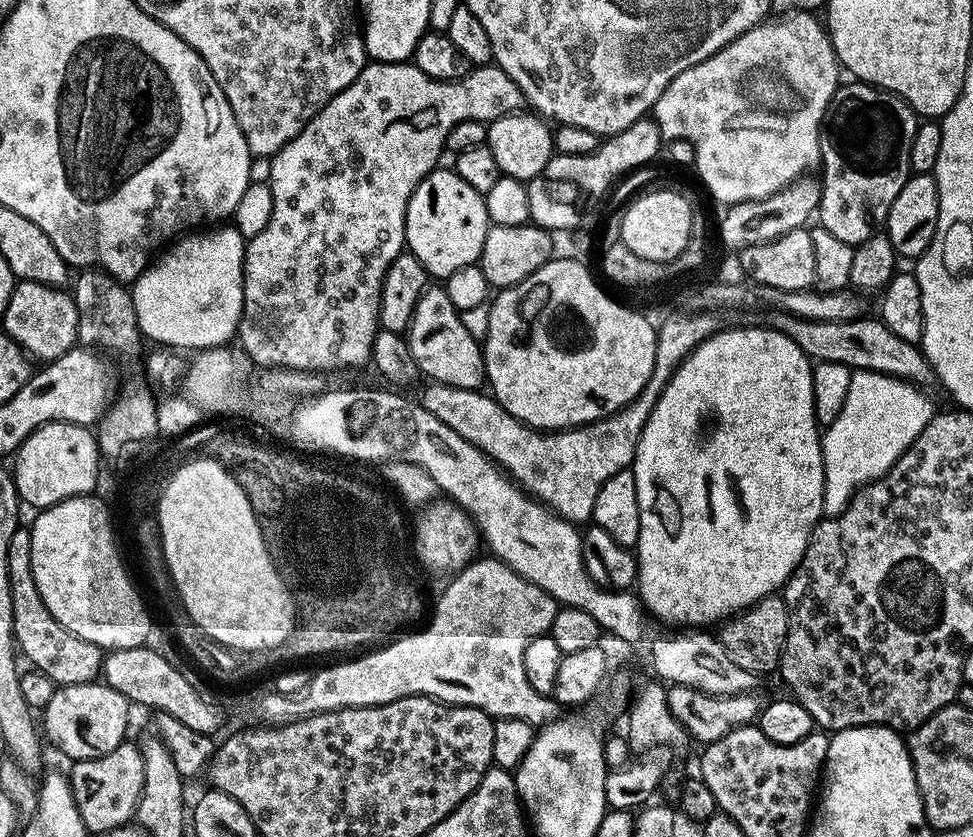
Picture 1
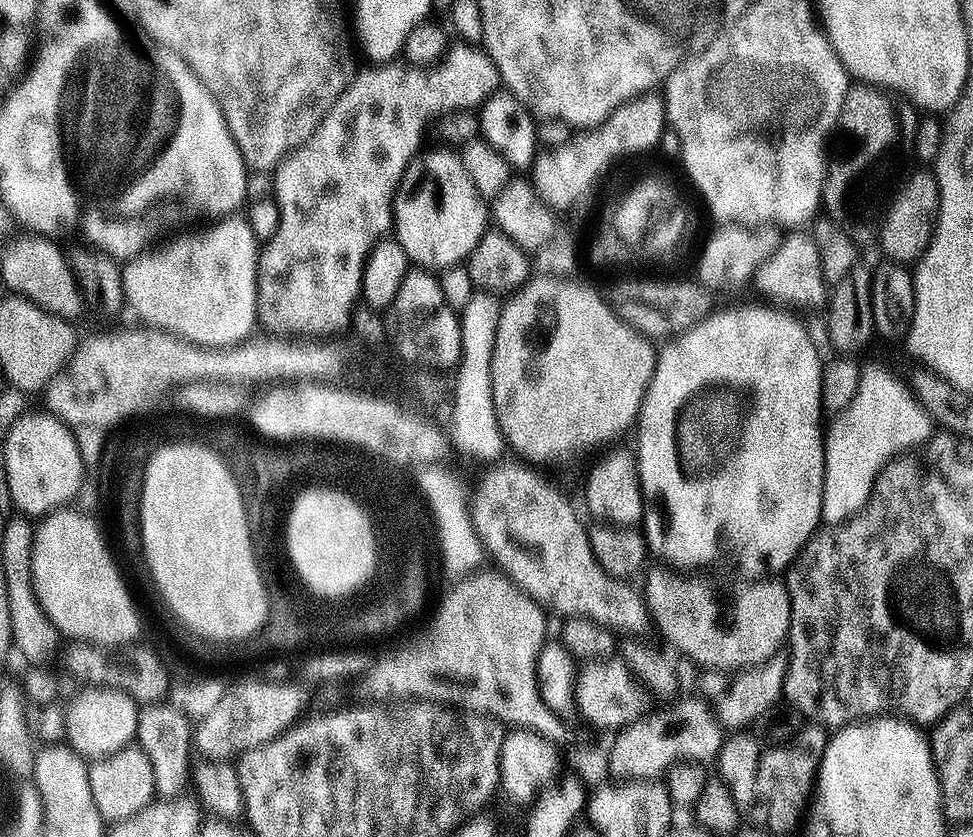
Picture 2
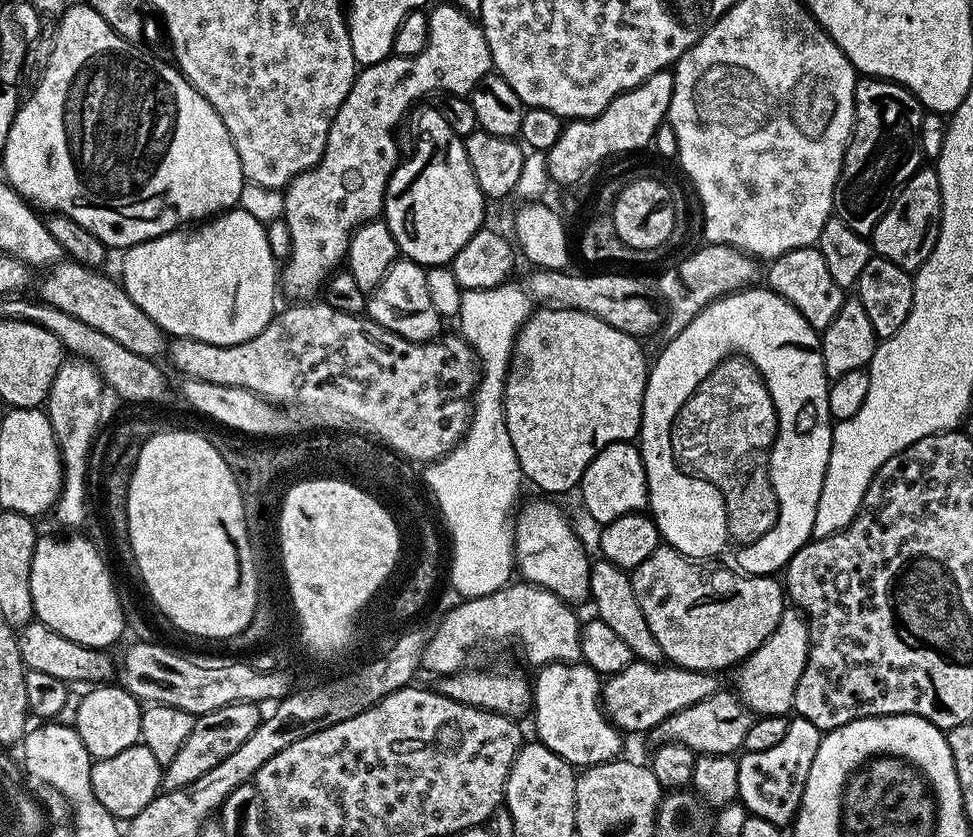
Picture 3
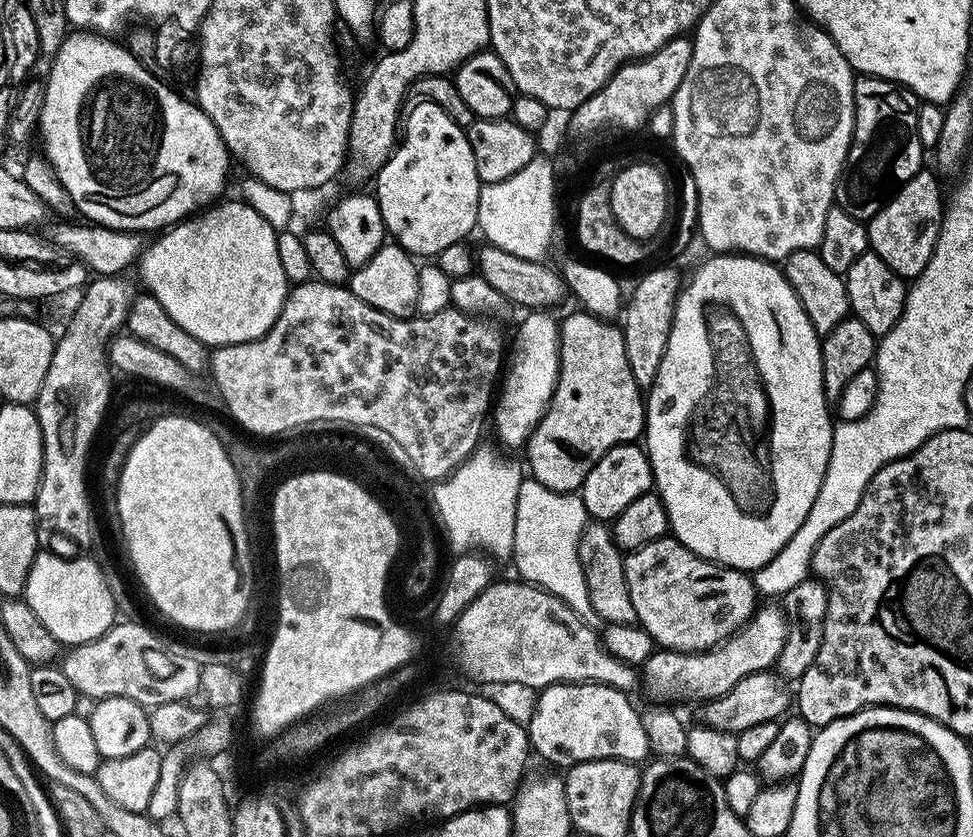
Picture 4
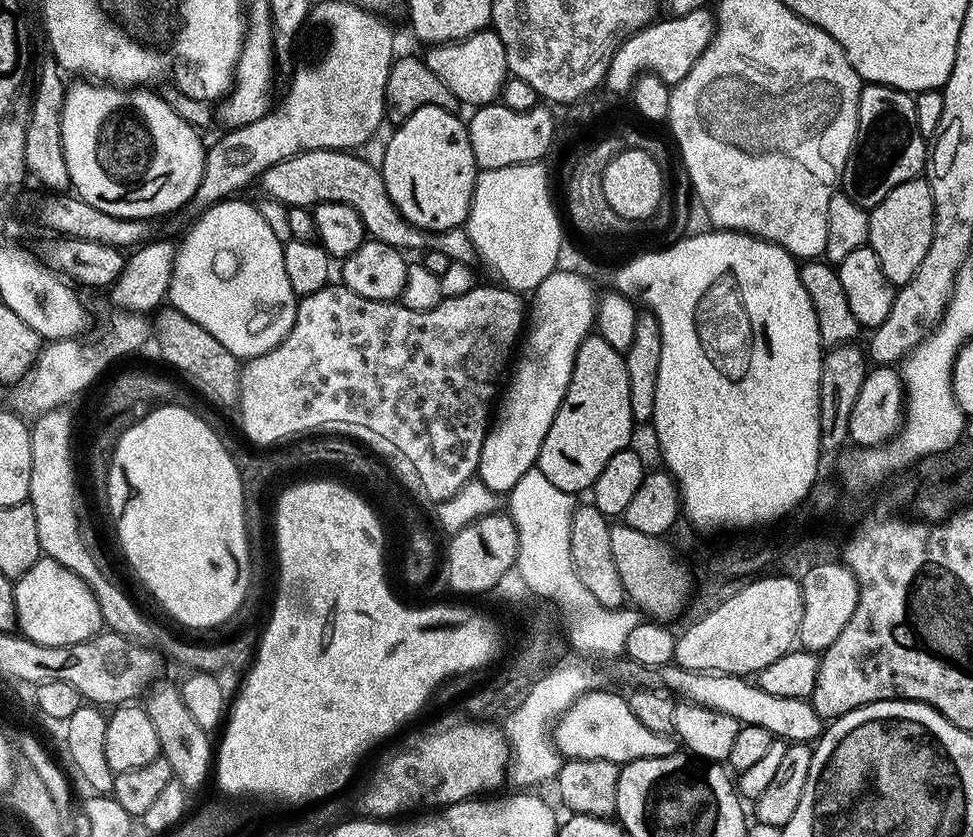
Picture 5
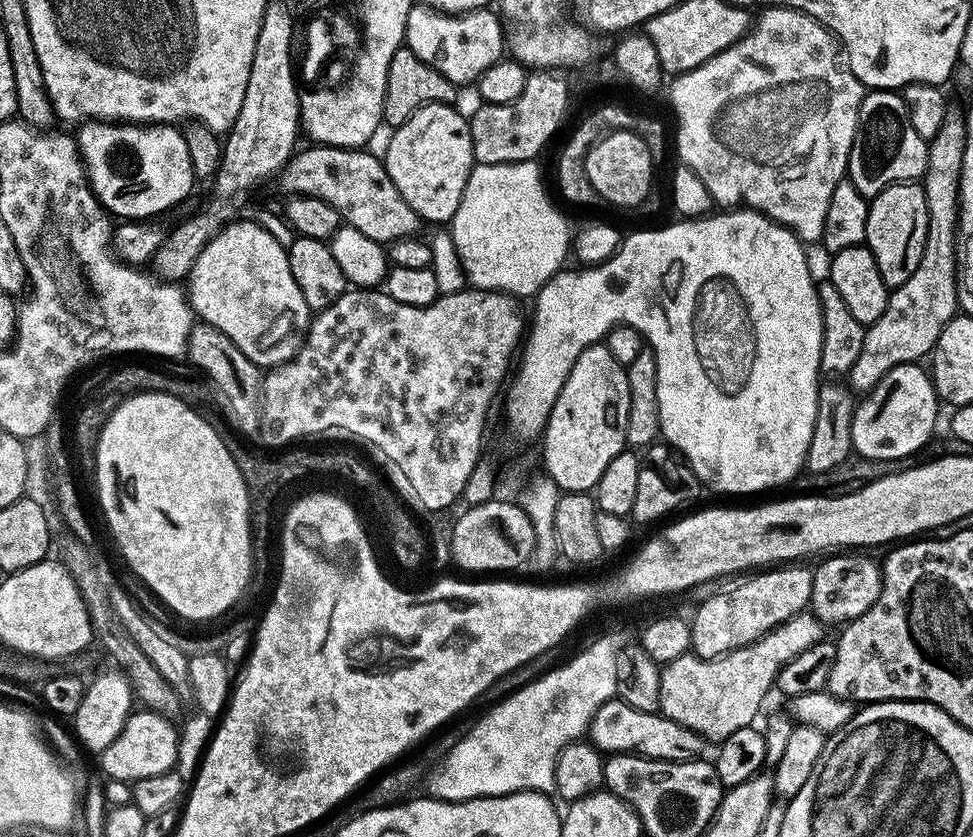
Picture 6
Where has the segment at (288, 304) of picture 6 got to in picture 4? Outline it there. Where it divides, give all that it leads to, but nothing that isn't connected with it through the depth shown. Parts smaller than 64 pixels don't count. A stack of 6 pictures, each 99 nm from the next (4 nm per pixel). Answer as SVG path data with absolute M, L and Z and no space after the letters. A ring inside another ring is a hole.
M240 198L227 200L228 199L225 199L223 202L213 203L207 210L201 211L191 218L185 218L178 224L171 225L167 231L155 237L157 240L154 241L153 244L151 241L151 243L145 247L138 261L140 276L144 279L145 286L148 287L145 288L147 295L156 298L162 306L162 310L166 310L166 314L170 314L170 318L174 318L174 322L178 322L178 326L182 326L182 330L186 330L186 334L194 334L194 338L198 338L206 346L241 344L242 342L250 342L251 340L262 338L272 329L274 322L279 318L280 311L284 305L284 299L287 298L290 291L290 282L286 278L286 274L282 274L282 261L278 258L278 242L276 241L278 235L277 229L272 228L266 218L262 218L262 215L258 214L258 212L246 204L244 200Z

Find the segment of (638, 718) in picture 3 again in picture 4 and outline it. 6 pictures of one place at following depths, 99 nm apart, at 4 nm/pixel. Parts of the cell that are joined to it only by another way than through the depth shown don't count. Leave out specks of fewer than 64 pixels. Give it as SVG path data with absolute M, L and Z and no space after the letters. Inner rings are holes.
M764 602L757 607L751 618L723 644L704 652L674 652L656 650L642 665L642 688L656 702L672 702L683 696L701 696L701 701L711 702L726 695L742 678L755 672L769 671L779 661L782 646L788 633L788 617L776 602Z

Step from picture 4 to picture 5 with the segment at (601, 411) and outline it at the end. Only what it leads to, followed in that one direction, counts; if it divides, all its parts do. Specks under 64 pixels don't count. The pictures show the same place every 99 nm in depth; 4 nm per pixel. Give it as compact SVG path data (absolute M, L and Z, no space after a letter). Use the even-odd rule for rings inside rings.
M589 334L582 342L572 363L570 386L566 390L566 398L562 406L558 406L558 414L542 442L542 450L538 467L558 490L566 490L573 494L587 493L592 484L602 474L602 466L614 458L614 454L625 451L632 440L634 421L630 410L630 378L626 374L626 362L623 355L610 342L606 342L598 334Z

